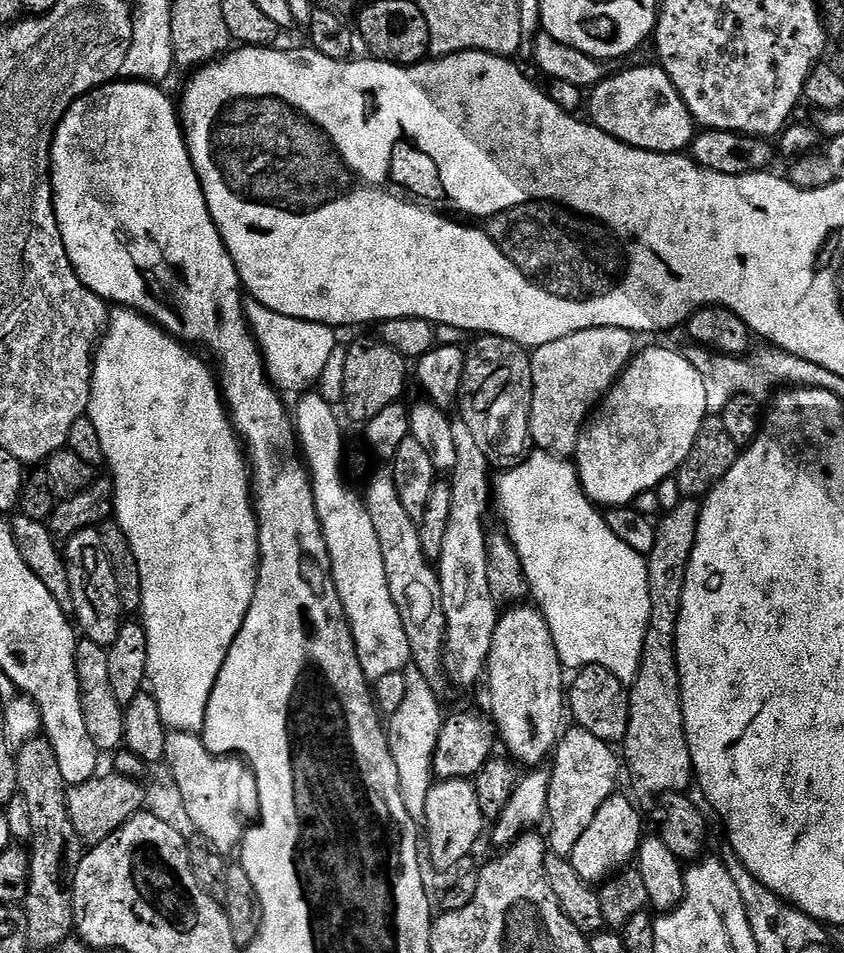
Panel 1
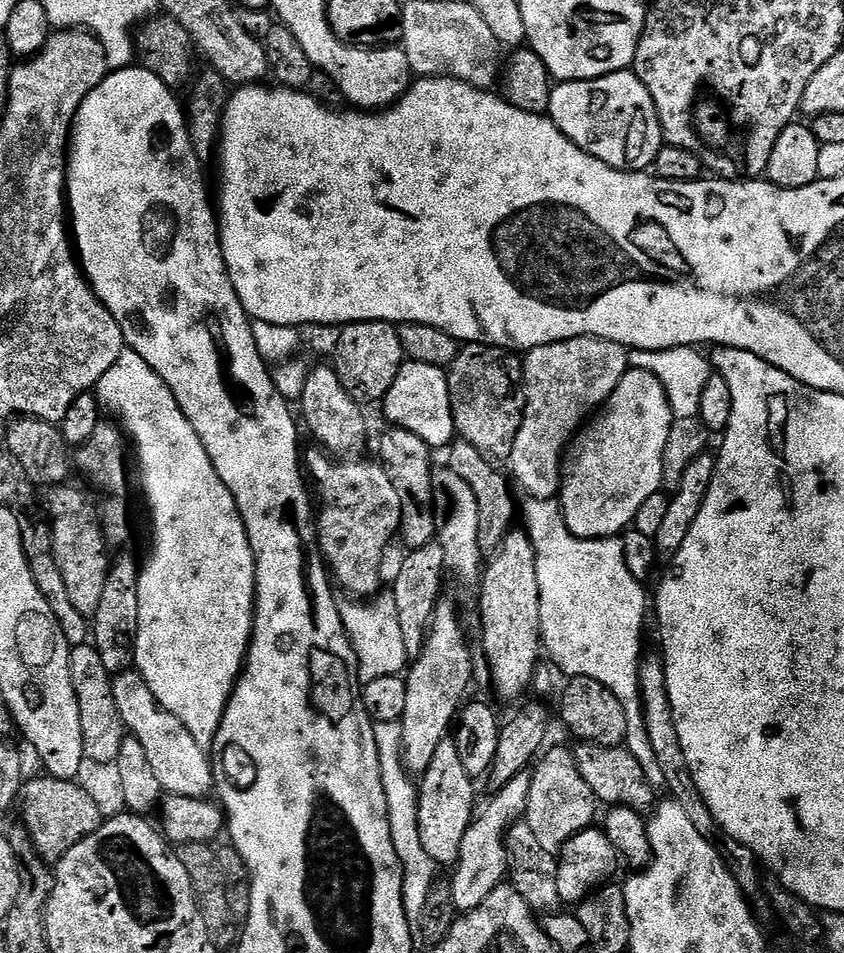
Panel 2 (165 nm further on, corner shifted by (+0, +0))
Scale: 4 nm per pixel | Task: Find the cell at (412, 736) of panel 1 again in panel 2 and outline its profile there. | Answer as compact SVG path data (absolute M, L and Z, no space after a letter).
M388 726L379 733L380 762L383 766L383 786L387 794L388 816L391 818L391 836L405 868L404 907L407 910L409 923L418 924L422 915L430 910L430 896L440 866L430 857L422 844L419 789L417 785L407 784L407 773L402 767L402 758L399 754L400 738L399 736L397 738L396 731L395 727Z

